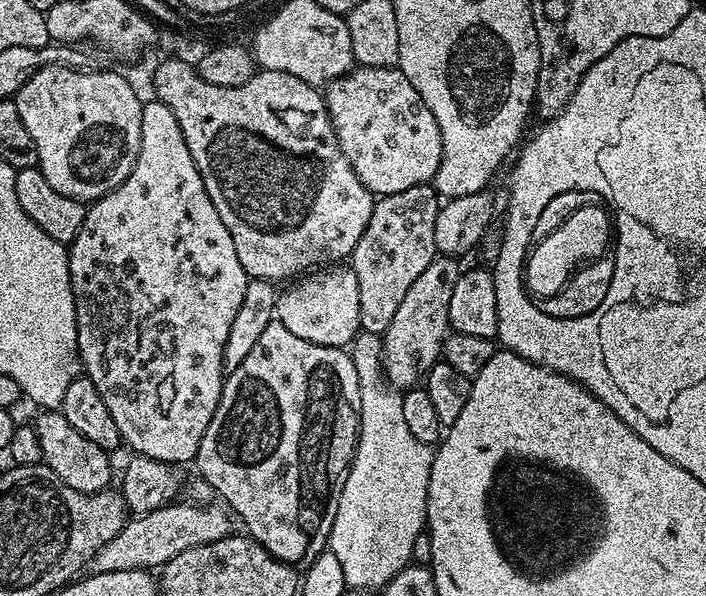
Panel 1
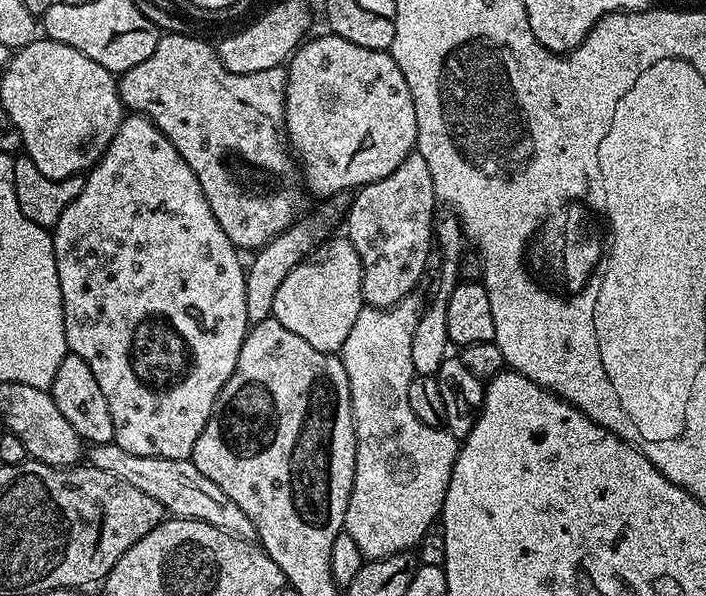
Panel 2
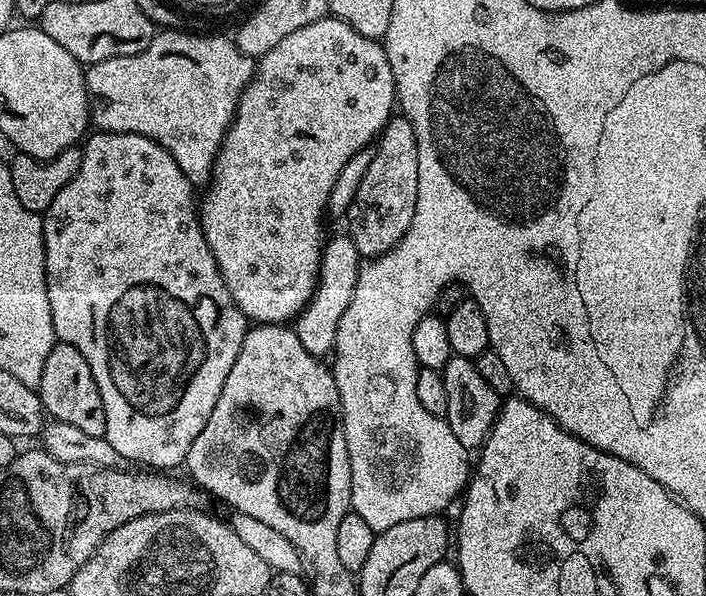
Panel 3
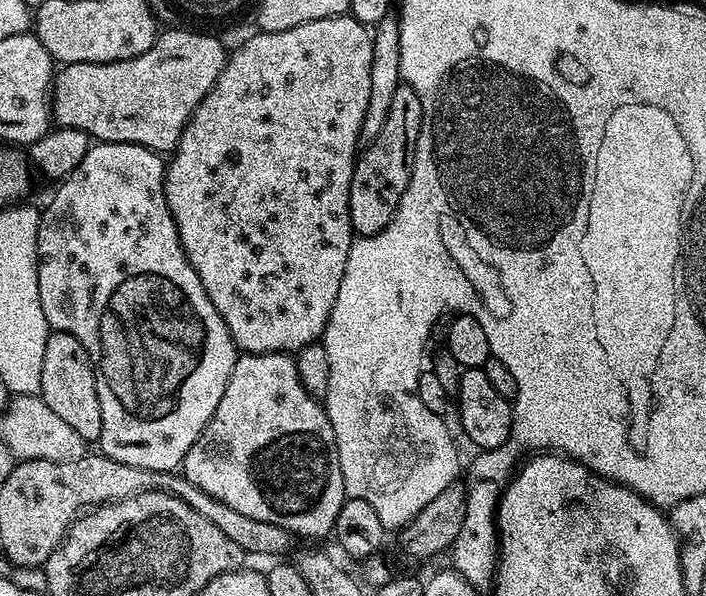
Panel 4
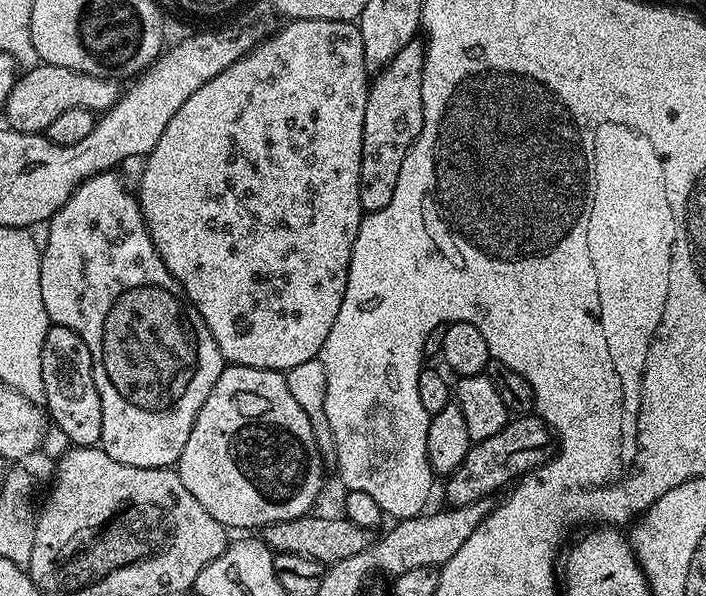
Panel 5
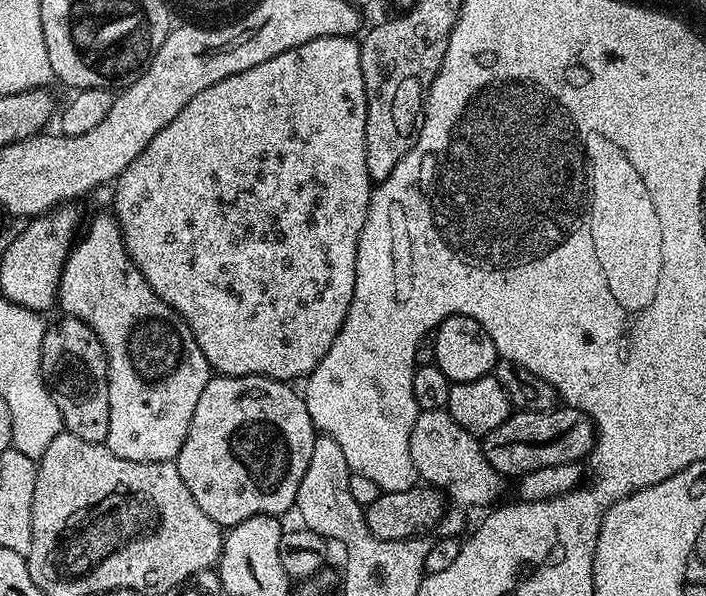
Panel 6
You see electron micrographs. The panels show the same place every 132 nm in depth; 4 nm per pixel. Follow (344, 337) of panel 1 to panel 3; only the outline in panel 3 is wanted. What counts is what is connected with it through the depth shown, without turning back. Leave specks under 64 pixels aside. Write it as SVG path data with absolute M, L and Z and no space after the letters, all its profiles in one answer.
M347 234L332 237L321 249L319 278L315 294L294 322L298 340L311 356L323 357L335 347L338 322L354 298L354 286L358 280L362 257Z

